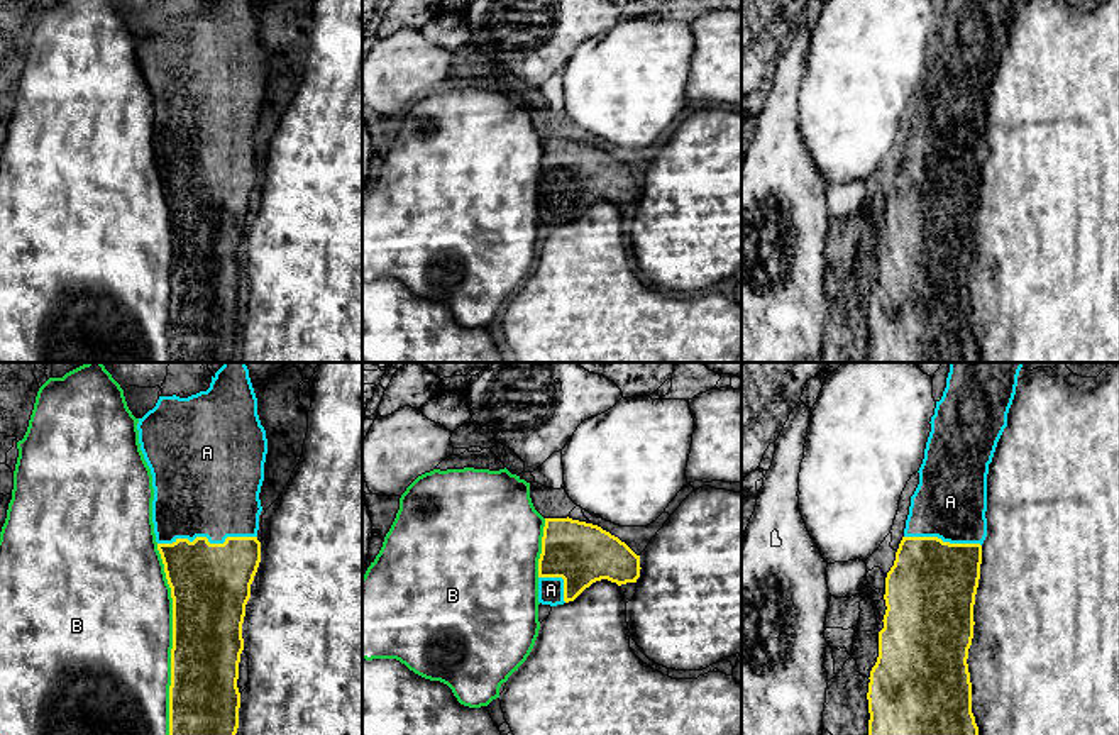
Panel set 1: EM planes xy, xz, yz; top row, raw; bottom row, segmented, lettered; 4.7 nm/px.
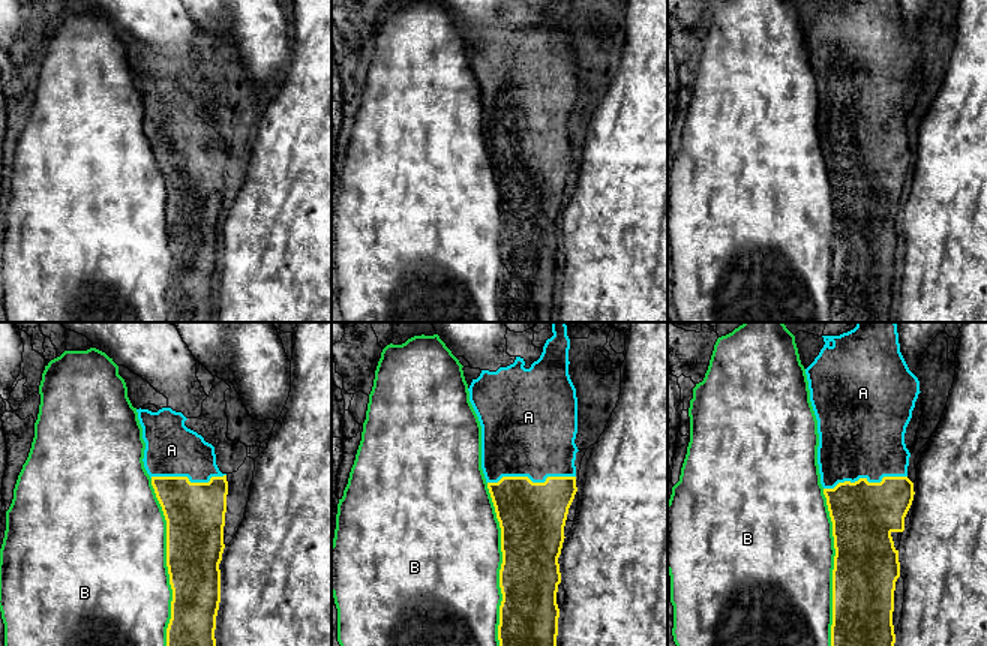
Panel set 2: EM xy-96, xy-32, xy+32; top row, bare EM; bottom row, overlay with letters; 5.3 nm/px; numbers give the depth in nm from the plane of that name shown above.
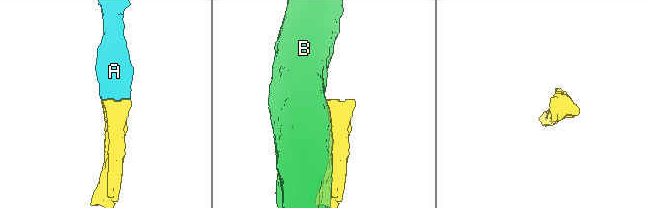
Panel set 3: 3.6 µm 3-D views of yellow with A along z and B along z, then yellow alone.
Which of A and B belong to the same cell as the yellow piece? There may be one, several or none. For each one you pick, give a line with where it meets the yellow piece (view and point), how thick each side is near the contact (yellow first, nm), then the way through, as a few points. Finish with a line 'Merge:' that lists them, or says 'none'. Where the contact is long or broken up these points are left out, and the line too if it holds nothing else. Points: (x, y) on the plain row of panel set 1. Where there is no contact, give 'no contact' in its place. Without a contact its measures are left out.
A: meets yellow in xy at (207, 160); 380 nm thick on the yellow side, 480 nm on the other
Merge: A

